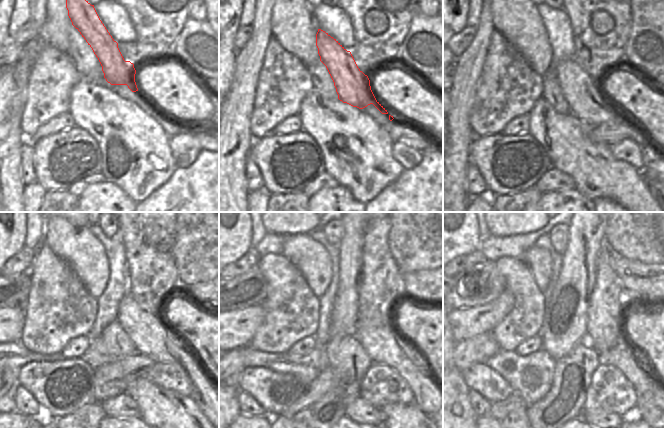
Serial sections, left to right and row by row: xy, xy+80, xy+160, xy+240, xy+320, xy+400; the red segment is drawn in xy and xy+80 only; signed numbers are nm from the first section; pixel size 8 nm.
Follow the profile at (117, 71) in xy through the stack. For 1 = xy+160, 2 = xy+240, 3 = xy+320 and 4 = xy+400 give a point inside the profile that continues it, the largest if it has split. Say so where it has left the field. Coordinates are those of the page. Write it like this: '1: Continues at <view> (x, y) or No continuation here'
1: Continues at xy+160 (587, 101)
2: Continues at xy+240 (151, 337)
3: Continues at xy+320 (383, 345)
4: Continues at xy+400 (621, 356).

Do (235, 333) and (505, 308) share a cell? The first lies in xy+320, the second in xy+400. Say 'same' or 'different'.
same

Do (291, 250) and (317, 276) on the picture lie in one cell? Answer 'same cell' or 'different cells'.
same cell

